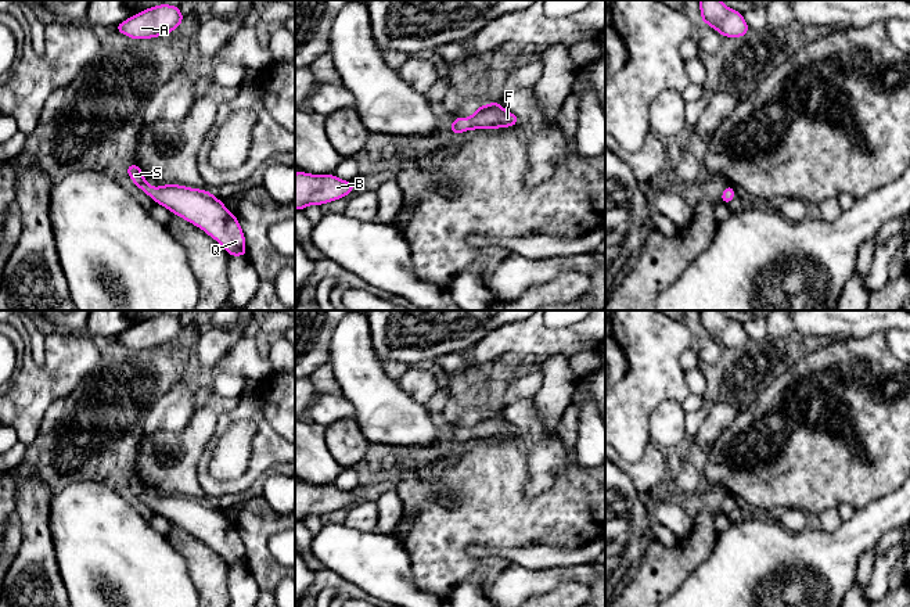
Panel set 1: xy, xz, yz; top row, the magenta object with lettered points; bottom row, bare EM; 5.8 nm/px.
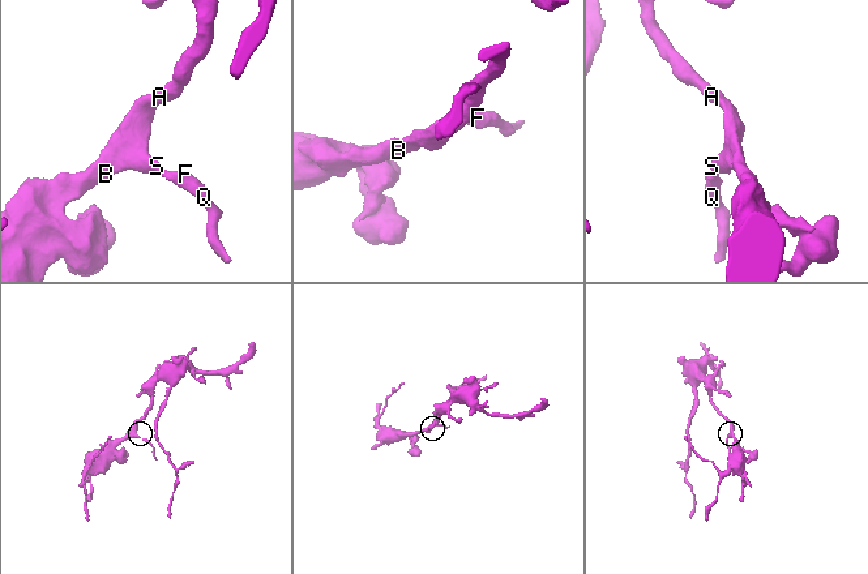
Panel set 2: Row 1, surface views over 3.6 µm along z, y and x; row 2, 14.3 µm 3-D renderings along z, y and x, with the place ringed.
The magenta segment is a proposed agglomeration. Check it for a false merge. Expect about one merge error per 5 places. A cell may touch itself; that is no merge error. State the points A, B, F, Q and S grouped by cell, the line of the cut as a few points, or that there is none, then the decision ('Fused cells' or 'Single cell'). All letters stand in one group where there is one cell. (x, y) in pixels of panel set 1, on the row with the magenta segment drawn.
Groups: A B F Q S. No split. Single cell

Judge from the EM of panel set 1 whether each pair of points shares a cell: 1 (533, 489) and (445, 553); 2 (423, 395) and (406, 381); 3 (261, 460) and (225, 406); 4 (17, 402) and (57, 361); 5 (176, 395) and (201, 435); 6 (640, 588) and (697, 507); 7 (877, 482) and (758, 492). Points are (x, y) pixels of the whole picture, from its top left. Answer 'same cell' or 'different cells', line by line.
1: different cells
2: same cell
3: different cells
4: same cell
5: different cells
6: same cell
7: same cell

